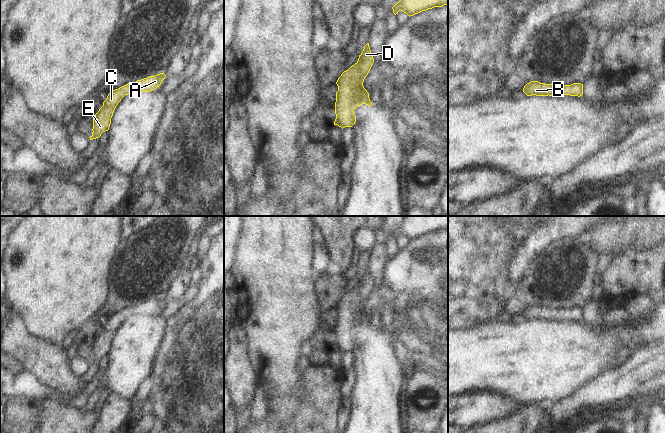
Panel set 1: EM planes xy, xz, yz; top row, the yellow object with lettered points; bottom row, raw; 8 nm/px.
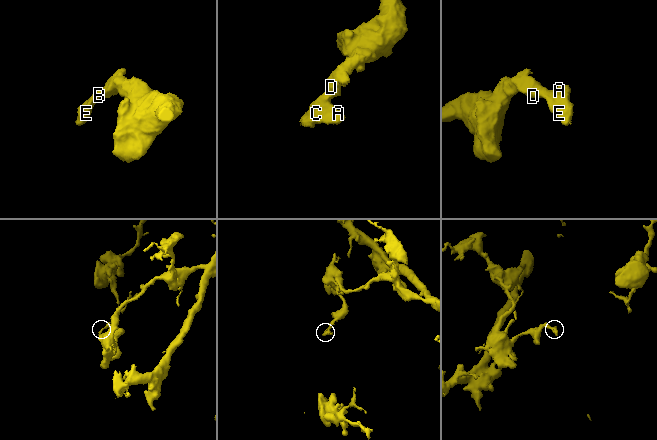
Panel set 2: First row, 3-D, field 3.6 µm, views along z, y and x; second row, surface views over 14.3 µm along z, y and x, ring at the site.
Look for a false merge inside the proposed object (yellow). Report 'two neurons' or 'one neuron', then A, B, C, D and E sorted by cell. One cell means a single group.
one neuron; A B C D E

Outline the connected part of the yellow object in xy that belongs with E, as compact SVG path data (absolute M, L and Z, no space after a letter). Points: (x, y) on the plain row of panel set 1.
M160 297L155 300L149 300L147 302L137 304L134 307L128 307L109 317L106 324L103 326L103 330L94 340L92 353L93 356L89 361L90 364L99 362L103 356L109 354L113 336L125 319L138 315L153 315L161 309L165 301L166 299L164 297Z

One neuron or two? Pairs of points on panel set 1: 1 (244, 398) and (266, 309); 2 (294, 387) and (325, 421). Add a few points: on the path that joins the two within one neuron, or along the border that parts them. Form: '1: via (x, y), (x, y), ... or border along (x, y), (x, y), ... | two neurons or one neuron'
1: border along (247, 342), (249, 357), (256, 372), (258, 386) | two neurons
2: border along (302, 375), (303, 392), (291, 416) | two neurons

